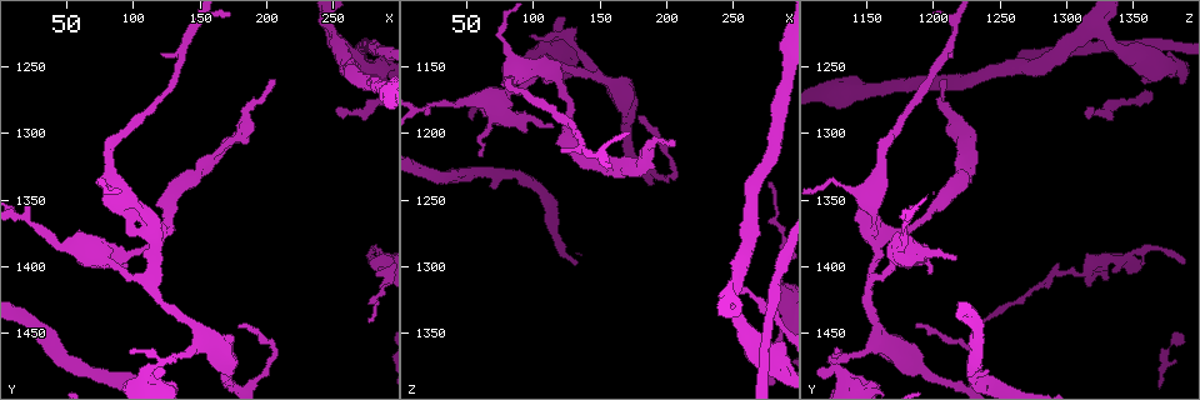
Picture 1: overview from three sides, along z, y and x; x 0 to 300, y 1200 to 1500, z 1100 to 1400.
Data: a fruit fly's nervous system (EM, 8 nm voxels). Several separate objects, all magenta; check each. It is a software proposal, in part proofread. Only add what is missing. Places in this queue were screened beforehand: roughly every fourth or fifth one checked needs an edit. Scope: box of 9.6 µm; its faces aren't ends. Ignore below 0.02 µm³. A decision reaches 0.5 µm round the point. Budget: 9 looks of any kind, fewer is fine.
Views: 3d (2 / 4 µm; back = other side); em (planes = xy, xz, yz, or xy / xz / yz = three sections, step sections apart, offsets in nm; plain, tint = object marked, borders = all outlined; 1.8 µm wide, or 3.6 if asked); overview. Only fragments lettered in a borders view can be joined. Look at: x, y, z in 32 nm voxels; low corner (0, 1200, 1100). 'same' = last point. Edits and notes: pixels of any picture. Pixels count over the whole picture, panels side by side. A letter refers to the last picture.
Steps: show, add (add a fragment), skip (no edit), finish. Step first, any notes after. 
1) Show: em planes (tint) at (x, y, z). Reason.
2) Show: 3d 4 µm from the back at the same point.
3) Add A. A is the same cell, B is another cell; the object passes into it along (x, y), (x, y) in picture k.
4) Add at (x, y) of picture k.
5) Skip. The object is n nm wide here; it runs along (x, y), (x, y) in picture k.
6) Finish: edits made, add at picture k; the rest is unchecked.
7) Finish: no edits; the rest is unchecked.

Show: em planes (borders) at (150, 1452, 1156). Thick turns thin.

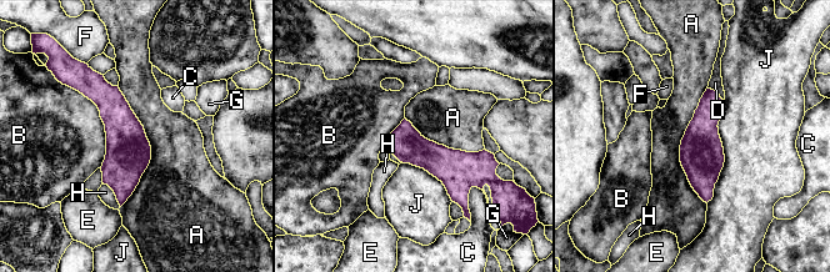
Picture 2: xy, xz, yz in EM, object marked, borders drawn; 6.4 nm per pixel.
Skip. A, B, C, D, E, F, G, H and J are other cells; a border runs along (118, 86), (150, 146), (120, 207) in picture 2; none of them fits.

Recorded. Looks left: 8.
Show: em 3.6 µm planes (tint) at (114, 1480, 1128). Abrupt turn.

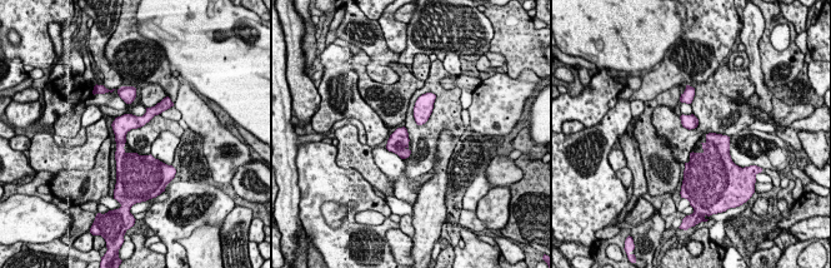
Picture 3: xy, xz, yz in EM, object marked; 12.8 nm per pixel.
Show: em 3.6 µm planes (borders) at the same point. See the neighbours.

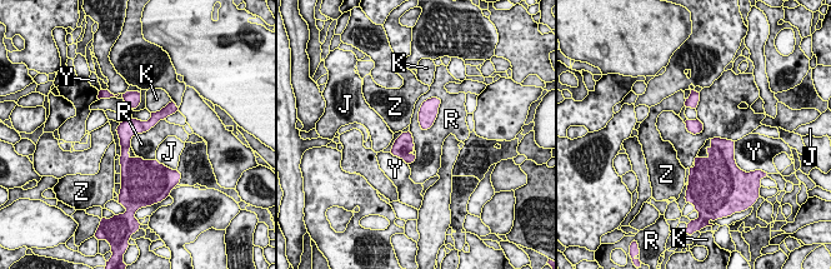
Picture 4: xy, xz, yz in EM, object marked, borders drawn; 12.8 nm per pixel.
Skip. The object is 190 nm wide here; J, K, R, Y and Z are other cells; a border runs along (434, 96), (420, 108), (422, 130) in picture 4; no lettered fragment goes on from it.

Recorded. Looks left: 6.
Show: 3d 4 µm from the back at (286, 1404, 1308). Sudden change in width.

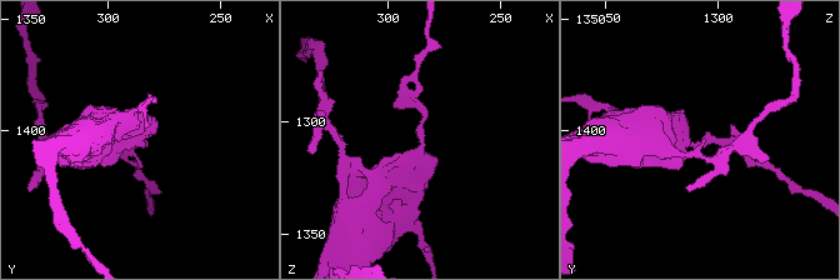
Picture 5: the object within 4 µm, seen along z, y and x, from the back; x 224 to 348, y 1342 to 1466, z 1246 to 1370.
Show: em planes (borders) at (286, 1404, 1310).

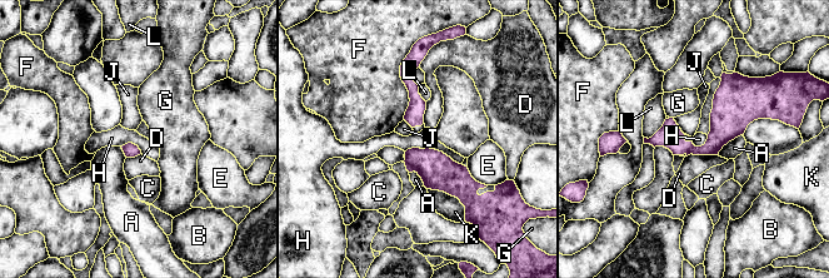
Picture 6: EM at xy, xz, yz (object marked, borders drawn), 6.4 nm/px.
Skip. A, B, C, D, E, F, G, H, J, K and L are other cells; no lettered fragment goes on from it.

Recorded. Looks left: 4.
Show: 3d 4 µm at (166, 1314, 1222). Calibre changes.

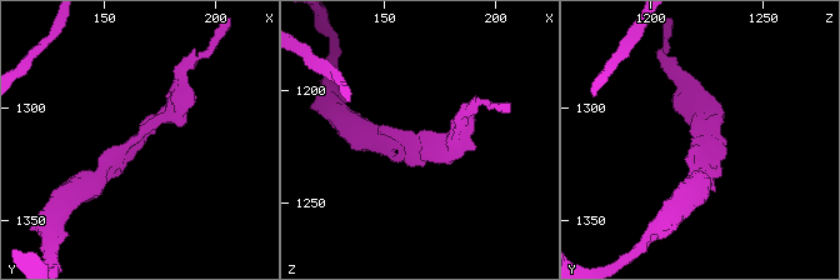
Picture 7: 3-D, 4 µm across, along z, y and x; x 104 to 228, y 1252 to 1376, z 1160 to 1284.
Show: em yz step 16 (tint) at (165, 1312, 1222). The arms are 240, 300 nm wide.

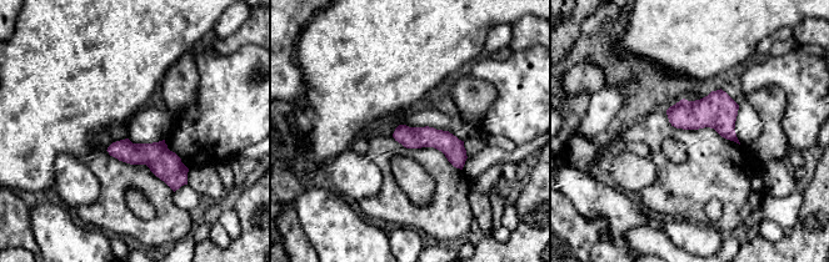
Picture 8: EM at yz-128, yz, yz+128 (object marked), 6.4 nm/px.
Show: em xy step 8 (borders) at the same point.

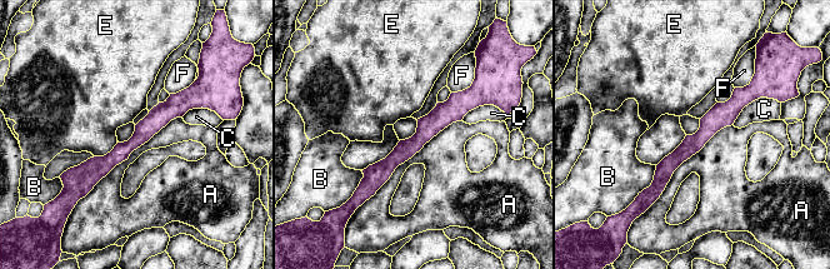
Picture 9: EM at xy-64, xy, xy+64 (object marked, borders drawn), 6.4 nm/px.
Skip. The object is 140 nm wide here; A, B, C, E and F are other cells; it runs along (193, 94), (75, 184) in picture 9; no lettered fragment goes on from it.

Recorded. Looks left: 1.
Finish: no edits; the rest is unchecked.

